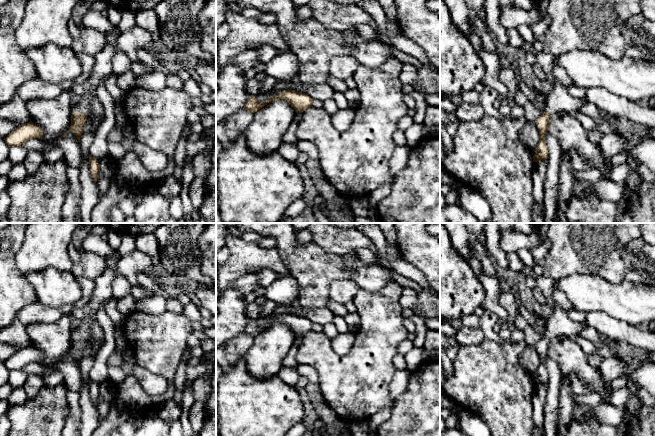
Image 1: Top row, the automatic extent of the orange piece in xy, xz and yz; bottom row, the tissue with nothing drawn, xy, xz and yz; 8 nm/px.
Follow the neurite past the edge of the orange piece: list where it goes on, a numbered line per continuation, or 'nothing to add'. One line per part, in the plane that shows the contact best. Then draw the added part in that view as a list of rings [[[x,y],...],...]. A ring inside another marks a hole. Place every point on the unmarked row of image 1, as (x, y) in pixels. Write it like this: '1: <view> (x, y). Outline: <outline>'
1: xy (129, 265). Outline: [[[137,249],[120,256],[113,269],[106,267],[105,271],[94,280],[95,289],[88,302],[91,313],[80,321],[72,335],[83,338],[90,337],[91,328],[97,322],[96,313],[108,301],[107,296],[112,292],[112,283],[116,276],[124,276],[132,287],[137,287],[139,273],[148,274],[155,270],[157,268],[153,265],[151,258]]]

